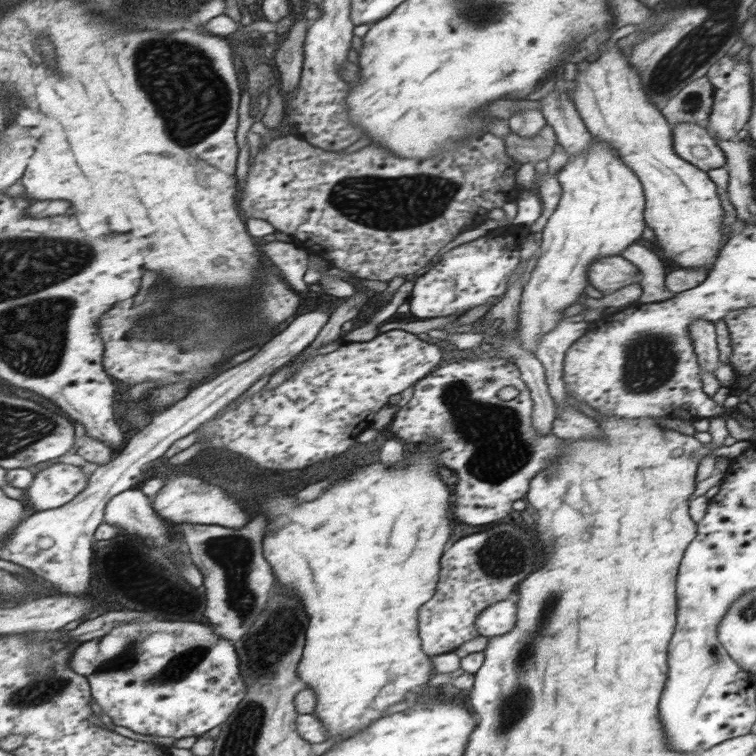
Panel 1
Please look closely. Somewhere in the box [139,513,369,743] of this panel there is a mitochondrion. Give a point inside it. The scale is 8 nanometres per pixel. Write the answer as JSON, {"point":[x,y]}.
{"point":[234,555]}

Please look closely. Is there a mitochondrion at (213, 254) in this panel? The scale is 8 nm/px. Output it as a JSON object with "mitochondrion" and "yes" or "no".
{"mitochondrion":"no"}

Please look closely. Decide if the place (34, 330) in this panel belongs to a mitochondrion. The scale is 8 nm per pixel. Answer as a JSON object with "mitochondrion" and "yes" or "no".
{"mitochondrion":"yes"}

